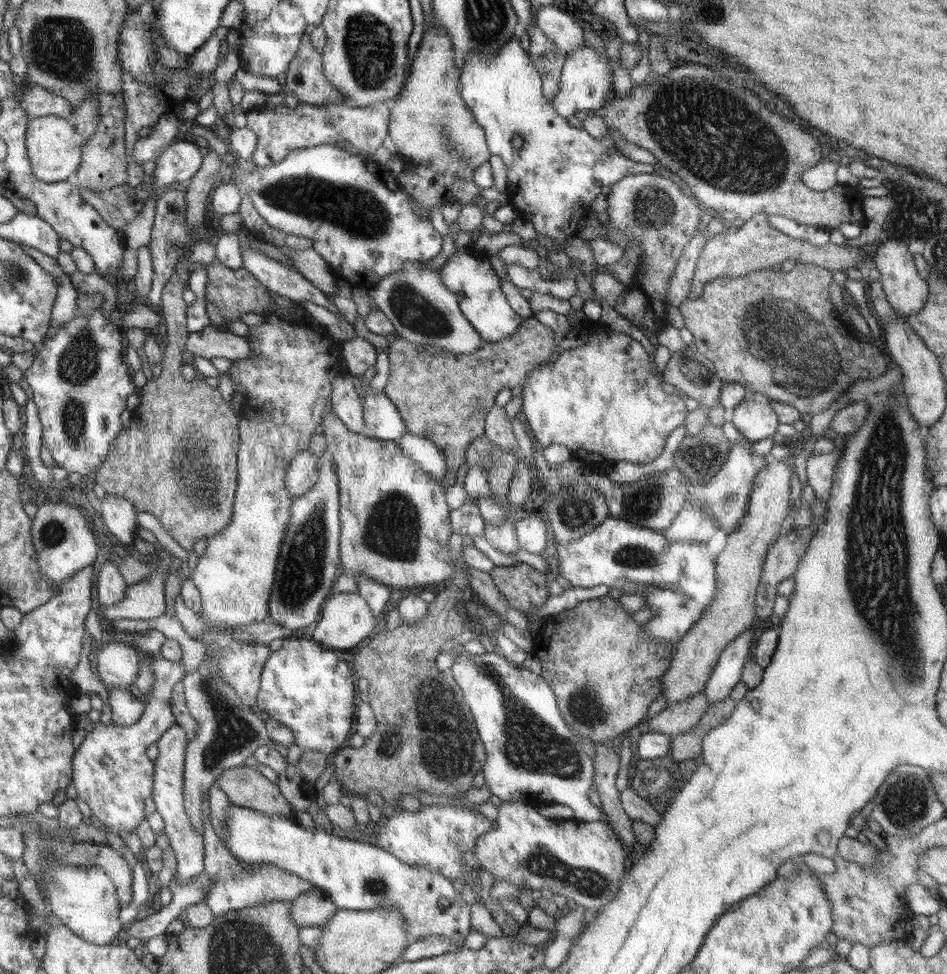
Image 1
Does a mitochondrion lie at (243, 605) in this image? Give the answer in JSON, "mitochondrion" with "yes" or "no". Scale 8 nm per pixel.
{"mitochondrion":"no"}

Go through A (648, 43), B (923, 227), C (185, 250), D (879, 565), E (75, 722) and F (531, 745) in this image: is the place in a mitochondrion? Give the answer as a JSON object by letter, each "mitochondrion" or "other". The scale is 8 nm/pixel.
{"A":"other","B":"mitochondrion","C":"other","D":"mitochondrion","E":"other","F":"mitochondrion"}

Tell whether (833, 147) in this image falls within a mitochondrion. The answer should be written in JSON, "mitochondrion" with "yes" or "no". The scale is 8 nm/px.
{"mitochondrion":"no"}

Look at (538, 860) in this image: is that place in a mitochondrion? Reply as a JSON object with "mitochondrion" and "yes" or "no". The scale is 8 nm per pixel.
{"mitochondrion":"yes"}

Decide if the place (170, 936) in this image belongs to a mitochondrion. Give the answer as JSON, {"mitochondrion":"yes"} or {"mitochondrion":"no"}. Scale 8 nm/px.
{"mitochondrion":"no"}

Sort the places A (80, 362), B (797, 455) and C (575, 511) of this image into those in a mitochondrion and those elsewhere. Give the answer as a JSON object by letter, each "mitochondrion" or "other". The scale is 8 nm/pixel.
{"A":"mitochondrion","B":"other","C":"mitochondrion"}

